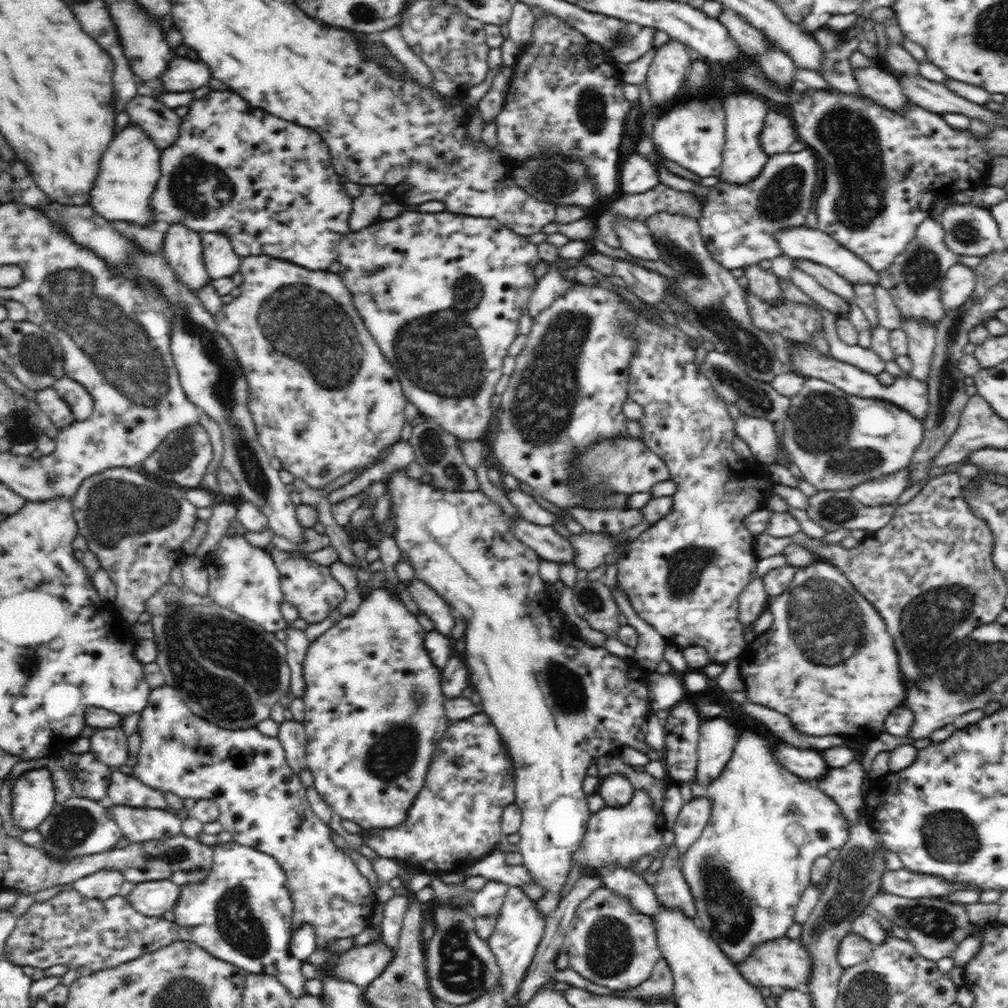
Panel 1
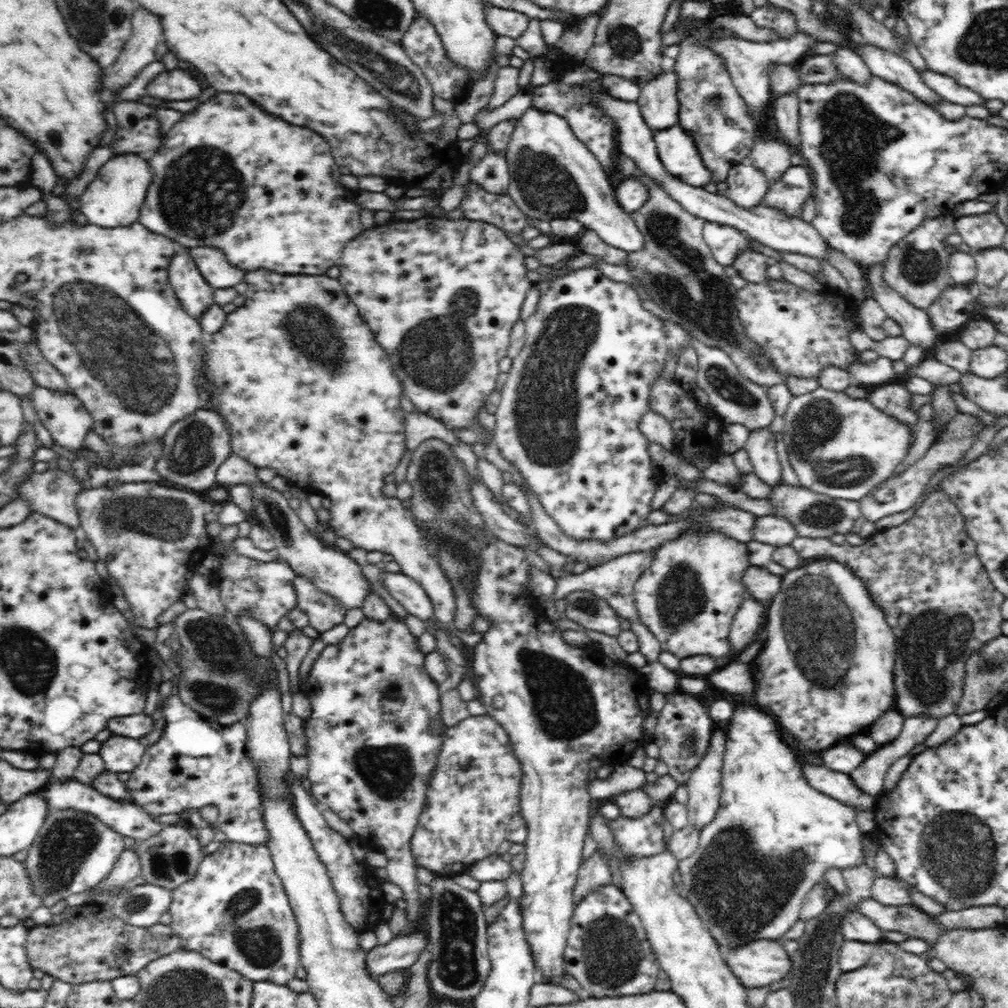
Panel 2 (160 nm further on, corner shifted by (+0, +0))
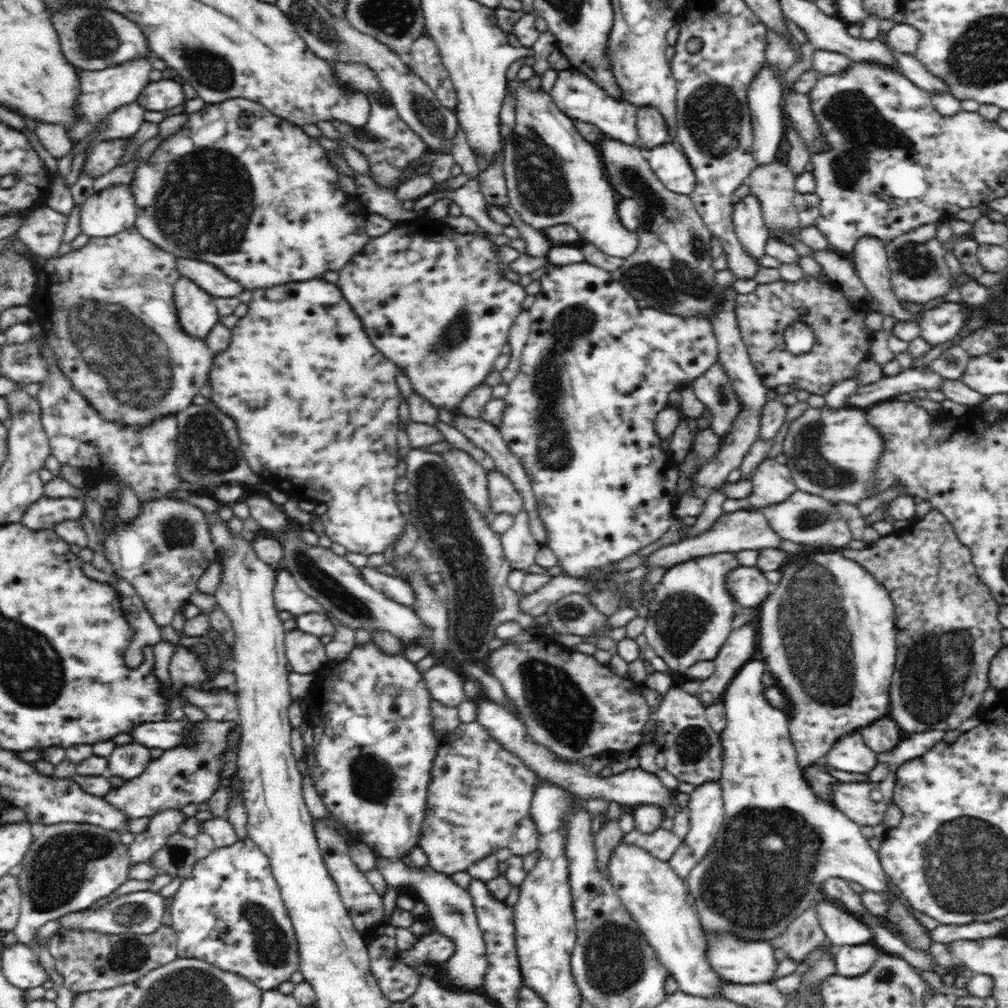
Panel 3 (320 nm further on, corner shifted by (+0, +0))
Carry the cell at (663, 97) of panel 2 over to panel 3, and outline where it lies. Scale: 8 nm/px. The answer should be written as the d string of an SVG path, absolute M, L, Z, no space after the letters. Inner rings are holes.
M640 106L636 119L638 142L643 151L652 150L660 144L669 142L670 136L659 110L653 106Z

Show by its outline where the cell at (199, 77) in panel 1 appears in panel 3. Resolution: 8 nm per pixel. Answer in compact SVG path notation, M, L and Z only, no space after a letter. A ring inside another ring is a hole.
M174 80L149 82L137 98L137 103L144 110L154 110L154 112L174 108L174 106L178 106L184 101L182 86Z

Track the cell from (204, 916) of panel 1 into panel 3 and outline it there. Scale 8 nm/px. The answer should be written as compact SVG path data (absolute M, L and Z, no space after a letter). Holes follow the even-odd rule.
M250 838L238 840L233 846L217 848L198 861L191 876L183 879L172 894L170 915L180 958L197 958L226 972L239 974L263 992L278 989L280 984L293 980L294 975L299 974L298 943L280 887L268 857Z

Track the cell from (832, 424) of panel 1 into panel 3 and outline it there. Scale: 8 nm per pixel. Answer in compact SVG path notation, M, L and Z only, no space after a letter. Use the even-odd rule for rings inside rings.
M827 405L814 409L809 406L801 416L790 422L782 448L787 460L785 464L790 469L797 490L820 496L832 503L858 505L861 500L870 496L875 485L875 470L878 457L883 453L883 442L879 432L868 424L864 409L846 406L832 409Z

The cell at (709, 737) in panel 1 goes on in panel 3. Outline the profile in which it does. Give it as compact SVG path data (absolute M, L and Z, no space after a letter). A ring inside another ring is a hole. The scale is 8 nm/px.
M709 781L696 786L689 796L686 808L690 830L684 841L700 862L713 850L718 830L723 825L725 808L722 788L719 782Z

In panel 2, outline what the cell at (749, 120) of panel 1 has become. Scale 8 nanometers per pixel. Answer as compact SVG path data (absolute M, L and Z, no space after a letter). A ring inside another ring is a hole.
M748 158L730 168L726 182L728 188L724 194L740 208L756 208L762 205L769 190L769 182L764 173L757 170Z

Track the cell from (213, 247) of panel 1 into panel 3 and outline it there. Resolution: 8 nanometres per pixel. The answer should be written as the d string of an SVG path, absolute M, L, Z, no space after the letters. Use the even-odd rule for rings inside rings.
M177 258L176 269L180 277L196 283L204 293L212 298L238 297L242 292L242 285L226 277L220 269L216 269L210 263L188 260L188 258Z

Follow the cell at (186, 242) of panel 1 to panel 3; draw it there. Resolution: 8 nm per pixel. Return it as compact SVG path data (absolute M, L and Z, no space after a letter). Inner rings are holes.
M184 277L174 285L173 292L182 330L188 336L205 340L220 318L213 298Z

